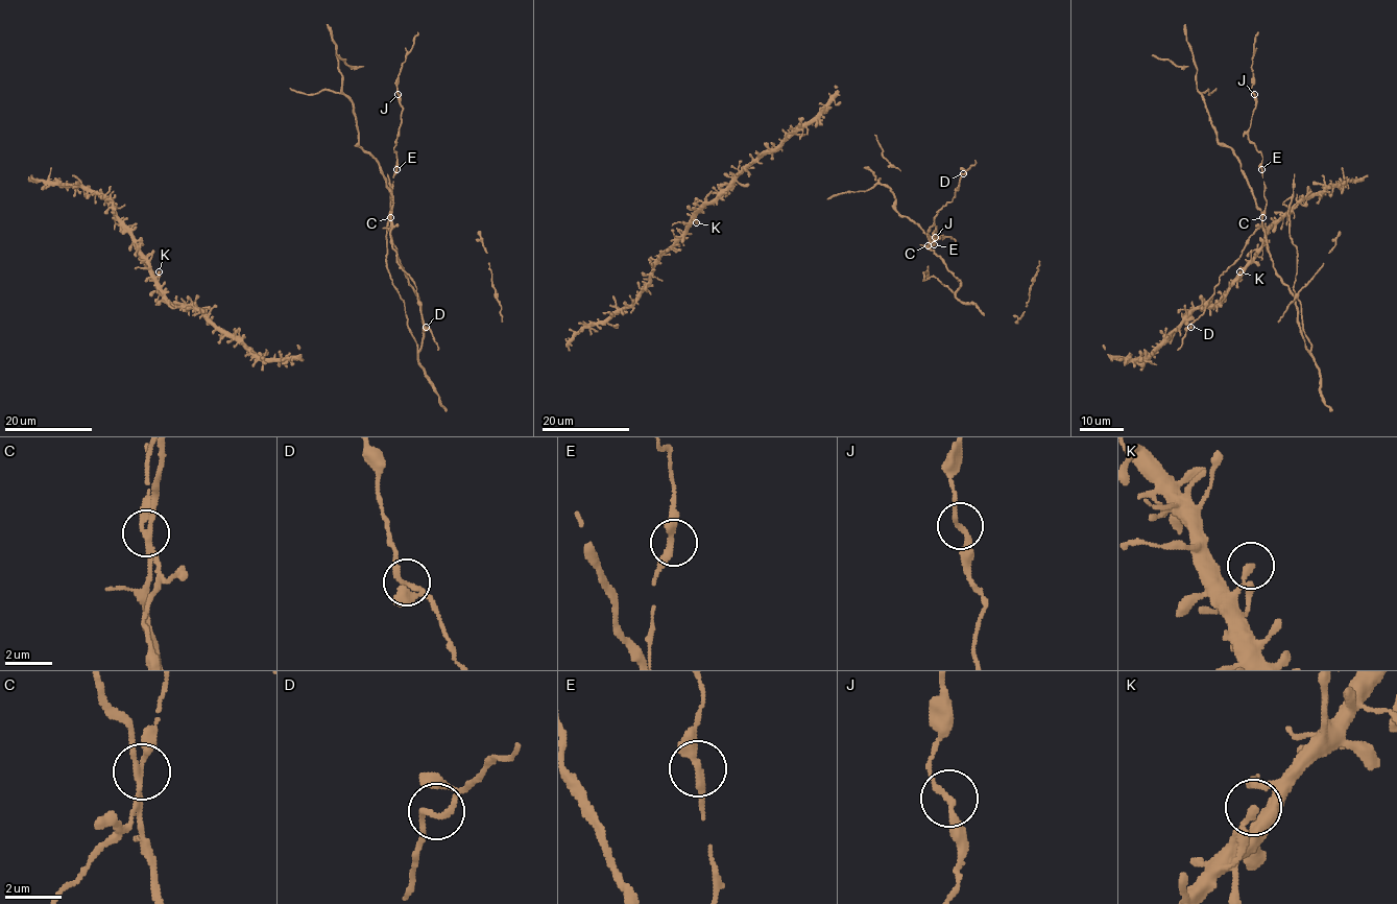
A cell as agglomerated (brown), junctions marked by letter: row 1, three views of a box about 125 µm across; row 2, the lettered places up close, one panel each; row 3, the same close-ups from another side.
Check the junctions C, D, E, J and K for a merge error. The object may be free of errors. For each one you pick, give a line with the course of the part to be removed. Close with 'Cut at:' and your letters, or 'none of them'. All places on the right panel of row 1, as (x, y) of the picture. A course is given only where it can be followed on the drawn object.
C: foreign part runs (1262, 218), (1273, 266), (1294, 296), (1308, 351), (1294, 290), (1297, 247), (1287, 212), (1295, 173)
Cut at: C

